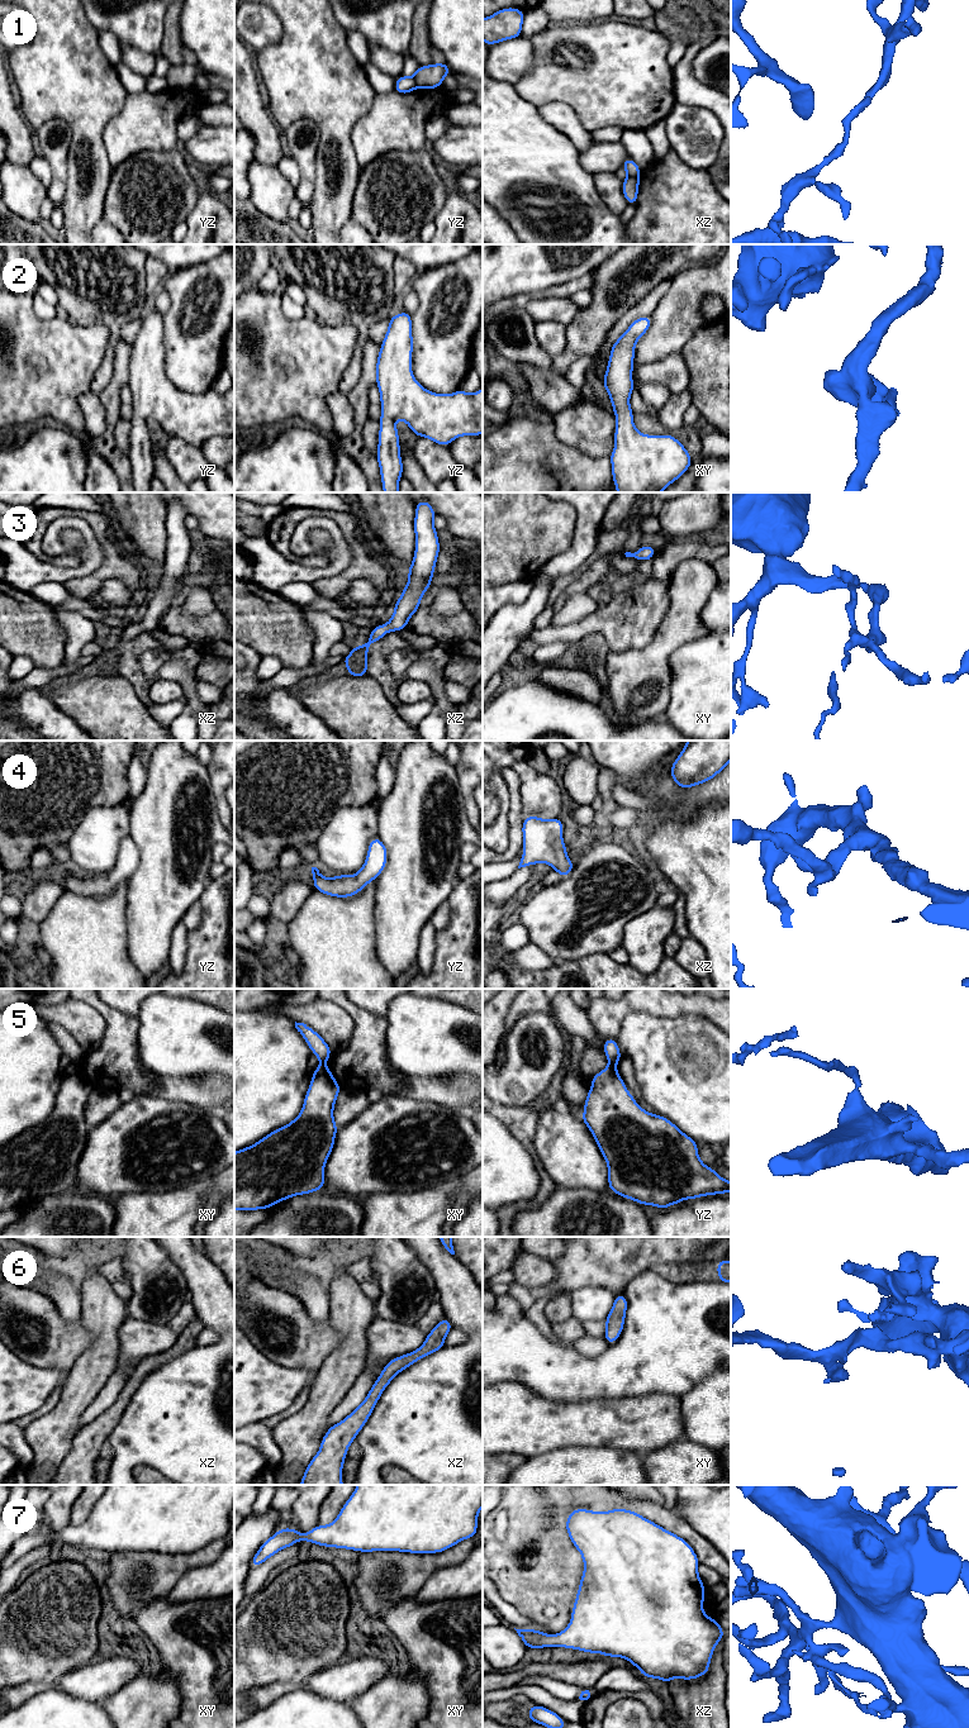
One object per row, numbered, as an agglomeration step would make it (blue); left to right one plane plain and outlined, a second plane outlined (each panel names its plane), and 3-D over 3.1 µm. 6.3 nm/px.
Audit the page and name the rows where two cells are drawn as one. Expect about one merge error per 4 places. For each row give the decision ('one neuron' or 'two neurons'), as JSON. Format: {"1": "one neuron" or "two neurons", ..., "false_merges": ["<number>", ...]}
{"1": "two neurons", "2": "one neuron", "3": "one neuron", "4": "one neuron", "5": "two neurons", "6": "one neuron", "7": "one neuron", "false_merges": ["1", "5"]}

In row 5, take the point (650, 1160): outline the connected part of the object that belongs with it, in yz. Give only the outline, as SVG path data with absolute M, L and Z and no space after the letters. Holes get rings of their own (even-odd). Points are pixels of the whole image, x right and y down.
M608 1065L592 1076L592 1081L580 1118L607 1162L609 1190L642 1206L659 1209L683 1203L684 1199L731 1193L731 1181L702 1162L694 1139L668 1118L647 1113L636 1103L616 1066Z

